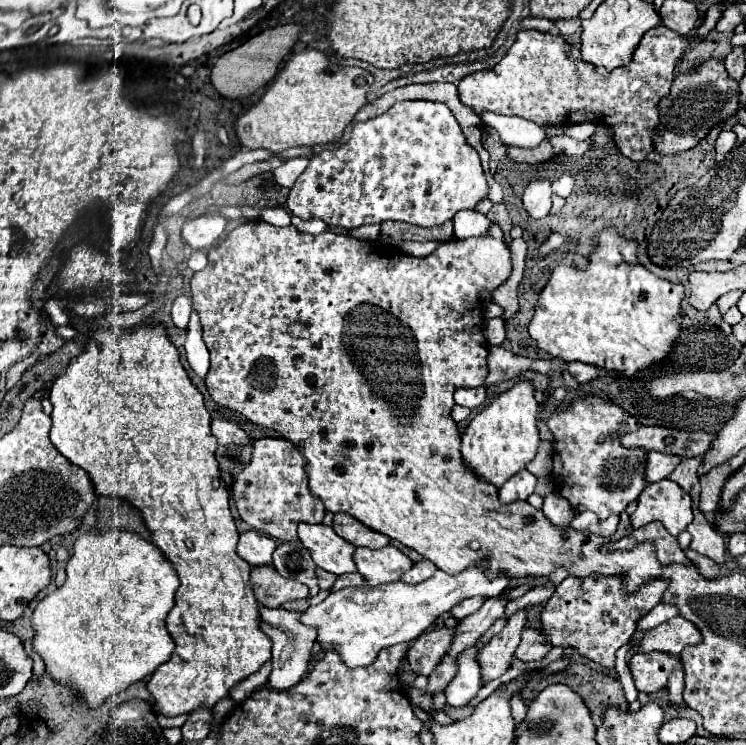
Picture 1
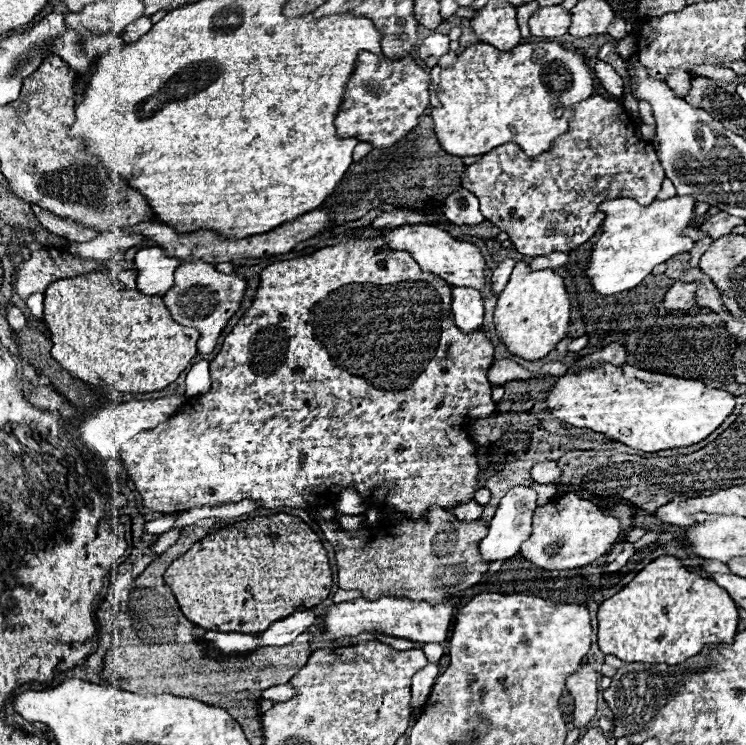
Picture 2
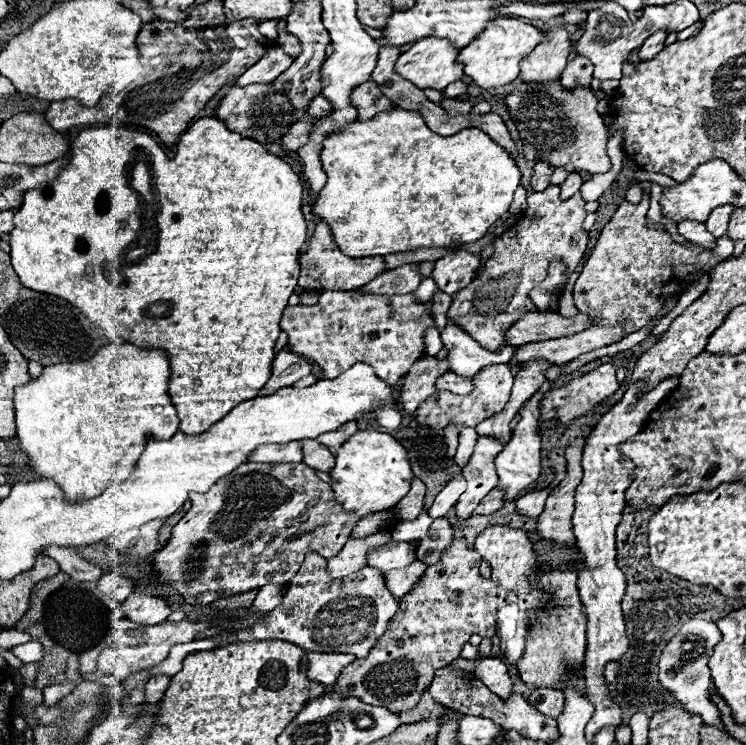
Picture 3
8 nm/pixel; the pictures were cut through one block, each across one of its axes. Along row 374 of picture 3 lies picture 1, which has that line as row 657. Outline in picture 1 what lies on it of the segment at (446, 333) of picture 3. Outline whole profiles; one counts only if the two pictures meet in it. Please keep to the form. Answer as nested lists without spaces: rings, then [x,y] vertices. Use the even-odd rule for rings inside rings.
[[[468,648],[458,658],[458,674],[446,688],[446,704],[460,708],[468,704],[480,690],[480,664],[476,662],[478,648]]]

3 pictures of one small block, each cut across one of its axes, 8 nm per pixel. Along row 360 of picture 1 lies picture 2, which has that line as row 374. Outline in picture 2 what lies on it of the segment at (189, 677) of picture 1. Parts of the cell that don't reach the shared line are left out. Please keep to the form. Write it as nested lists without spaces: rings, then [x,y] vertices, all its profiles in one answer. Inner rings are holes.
[[[108,270],[108,272],[92,272],[92,274],[84,274],[84,276],[76,276],[76,278],[64,278],[64,280],[56,280],[52,282],[52,286],[46,288],[44,292],[44,322],[50,330],[50,340],[52,340],[52,358],[64,368],[68,370],[74,378],[92,384],[92,386],[114,386],[118,392],[158,392],[164,390],[166,386],[170,386],[172,382],[178,380],[178,376],[182,374],[182,370],[190,364],[190,360],[198,354],[198,340],[200,340],[200,332],[196,328],[188,328],[188,326],[180,326],[178,322],[172,320],[168,308],[164,306],[160,296],[146,296],[142,292],[136,290],[136,272],[134,270]]]

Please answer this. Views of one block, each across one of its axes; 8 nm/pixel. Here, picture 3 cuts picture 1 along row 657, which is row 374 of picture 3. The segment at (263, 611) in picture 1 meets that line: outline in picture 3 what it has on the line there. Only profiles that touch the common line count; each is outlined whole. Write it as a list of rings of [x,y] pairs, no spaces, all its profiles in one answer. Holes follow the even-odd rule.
[[[280,350],[272,362],[272,376],[260,394],[272,392],[276,388],[292,386],[294,382],[308,376],[310,372],[312,372],[312,366],[306,358],[302,358],[300,354],[294,354],[290,350]]]

